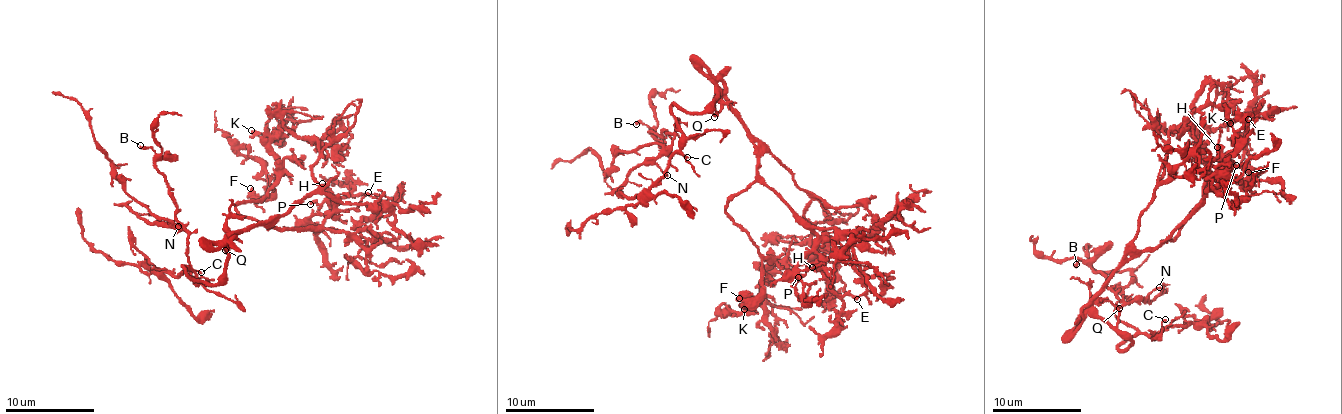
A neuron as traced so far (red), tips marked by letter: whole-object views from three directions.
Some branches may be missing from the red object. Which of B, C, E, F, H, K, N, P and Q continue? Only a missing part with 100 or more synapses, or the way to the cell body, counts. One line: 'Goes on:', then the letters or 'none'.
Goes on: none

